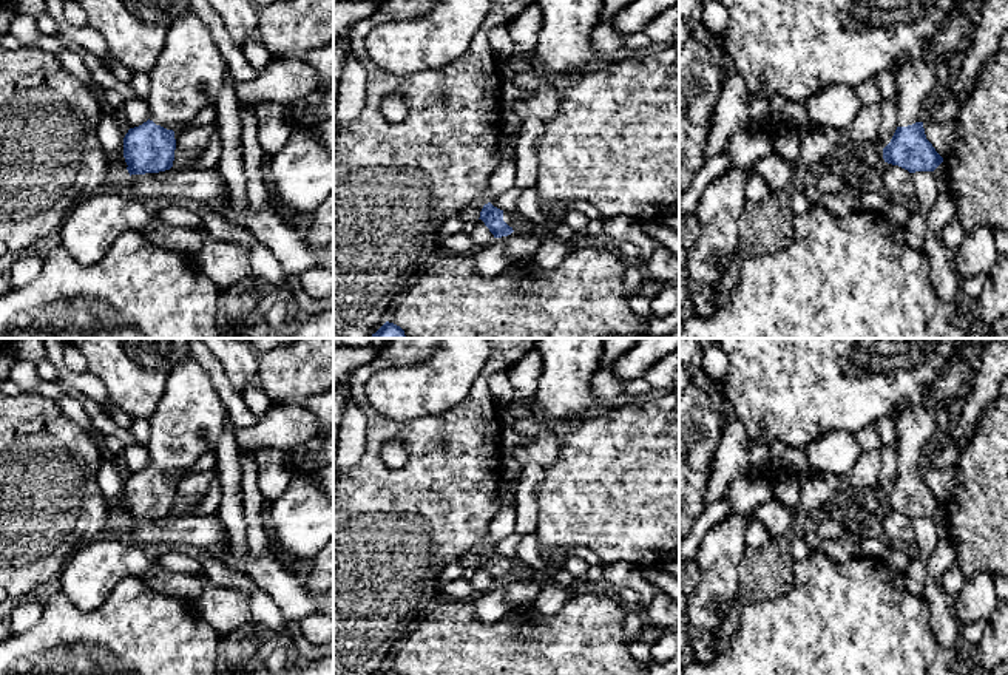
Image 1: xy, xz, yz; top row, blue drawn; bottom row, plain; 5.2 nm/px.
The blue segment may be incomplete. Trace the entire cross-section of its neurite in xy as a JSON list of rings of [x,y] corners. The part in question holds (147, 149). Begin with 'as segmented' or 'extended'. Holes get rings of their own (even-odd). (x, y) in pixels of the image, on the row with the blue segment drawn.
extended; [[[193,11],[179,17],[150,71],[150,119],[130,128],[123,137],[130,176],[173,167],[174,131],[185,127],[207,103],[216,102],[227,73],[227,60],[207,25]]]

